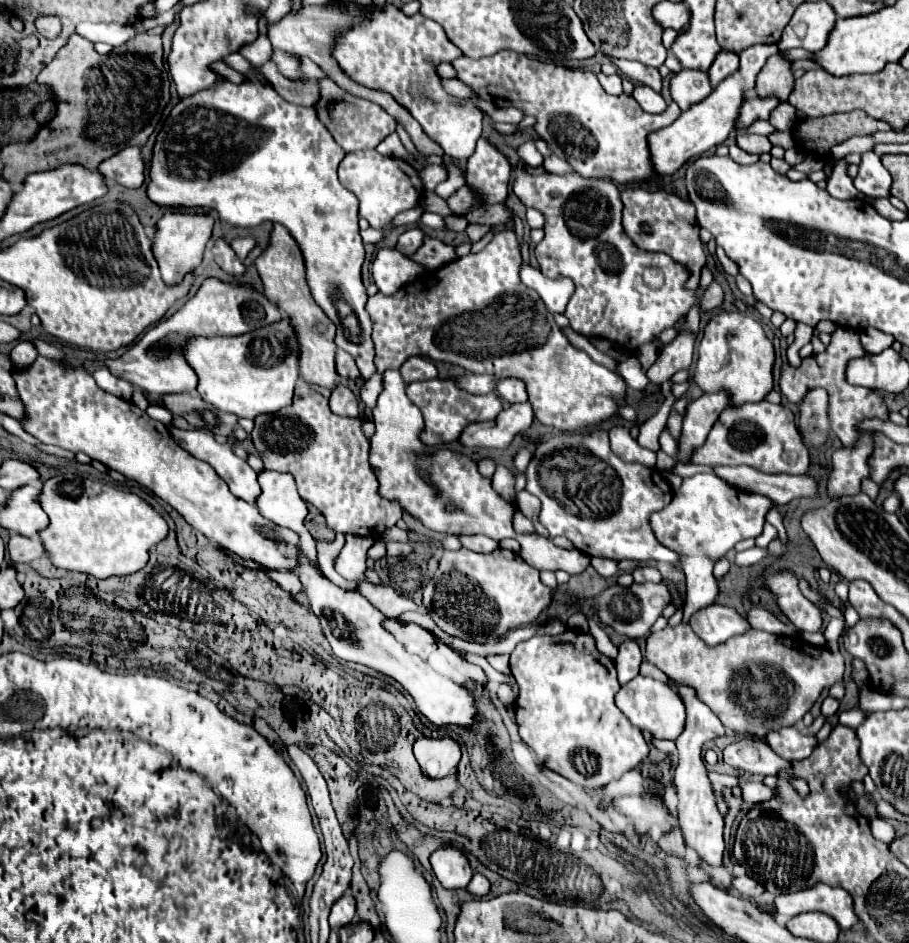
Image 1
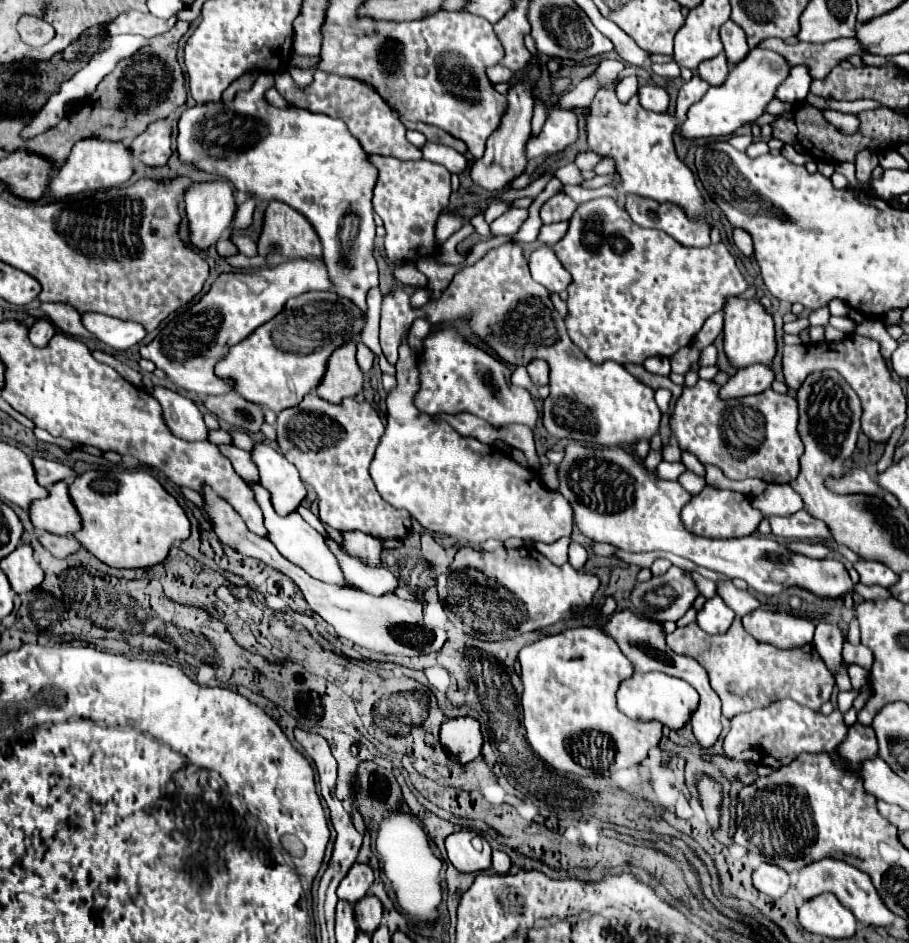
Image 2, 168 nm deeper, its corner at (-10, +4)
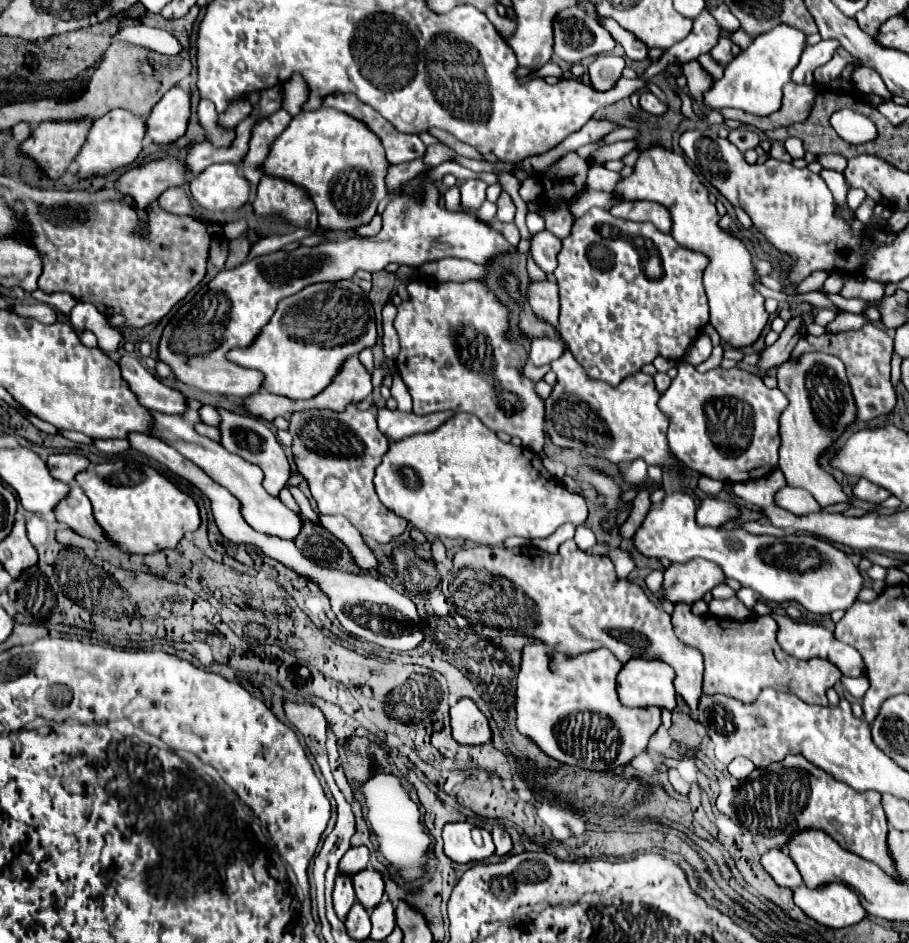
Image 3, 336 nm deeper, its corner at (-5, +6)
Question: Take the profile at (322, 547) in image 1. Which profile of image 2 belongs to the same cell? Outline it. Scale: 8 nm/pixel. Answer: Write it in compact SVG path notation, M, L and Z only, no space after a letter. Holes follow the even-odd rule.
M301 505L301 509L299 509L299 515L301 515L301 517L303 517L303 519L305 519L305 521L307 521L307 523L313 527L313 529L317 529L317 531L319 531L323 537L327 537L327 539L329 539L329 533L325 531L323 523L319 521L319 517L315 517L315 515L313 515L313 513L311 513L307 507L303 507L303 505Z

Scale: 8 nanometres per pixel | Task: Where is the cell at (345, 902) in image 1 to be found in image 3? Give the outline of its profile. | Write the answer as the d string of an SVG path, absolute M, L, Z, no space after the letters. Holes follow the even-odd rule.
M364 845L350 847L344 853L344 857L340 859L340 871L348 871L350 875L354 875L356 871L362 871L364 867L368 867L368 859L370 859L368 847L364 847Z

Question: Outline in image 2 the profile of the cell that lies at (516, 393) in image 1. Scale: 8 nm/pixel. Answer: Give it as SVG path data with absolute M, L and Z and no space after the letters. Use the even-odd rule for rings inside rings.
M533 361L533 363L529 363L527 373L529 373L531 381L535 383L535 387L543 387L543 385L547 385L547 381L549 381L549 379L547 379L549 367L545 365L545 361Z

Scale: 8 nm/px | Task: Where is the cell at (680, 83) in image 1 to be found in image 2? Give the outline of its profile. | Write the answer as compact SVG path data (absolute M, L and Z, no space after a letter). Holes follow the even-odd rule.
M721 53L721 57L715 57L713 61L705 61L697 67L697 75L707 81L711 87L719 87L725 77L729 73L729 65L725 61L725 53Z

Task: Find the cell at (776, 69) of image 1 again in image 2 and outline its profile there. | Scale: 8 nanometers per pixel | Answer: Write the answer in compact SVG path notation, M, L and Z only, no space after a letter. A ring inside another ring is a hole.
M855 37L843 39L843 41L829 41L829 43L821 43L821 45L813 45L813 43L787 45L781 39L769 39L769 41L763 41L758 46L781 53L791 67L805 65L809 69L811 79L825 77L837 63L841 63L843 59L847 59L853 53L855 55L865 53L861 49L861 45L857 45Z

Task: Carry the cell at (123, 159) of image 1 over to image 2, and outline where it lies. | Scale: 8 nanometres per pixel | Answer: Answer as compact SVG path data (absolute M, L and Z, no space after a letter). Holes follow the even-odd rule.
M163 119L163 121L149 125L145 133L141 133L139 137L135 137L131 141L129 149L131 149L131 155L135 159L139 159L141 163L145 163L149 167L163 167L167 163L167 159L171 157L171 125L169 125L169 121Z

